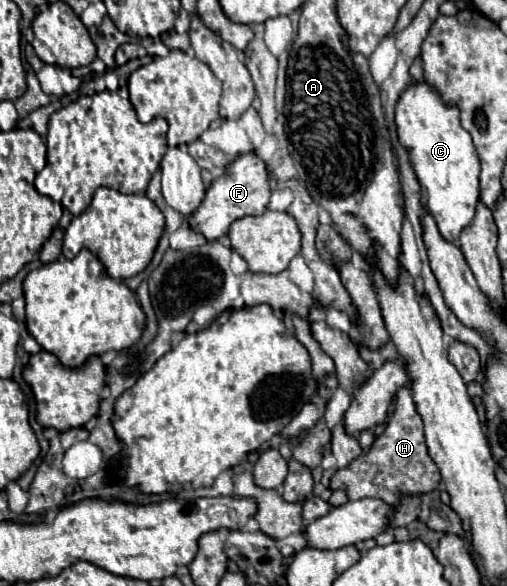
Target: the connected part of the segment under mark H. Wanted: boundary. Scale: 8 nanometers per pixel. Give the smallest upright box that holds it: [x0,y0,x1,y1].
[331,385,441,505]

